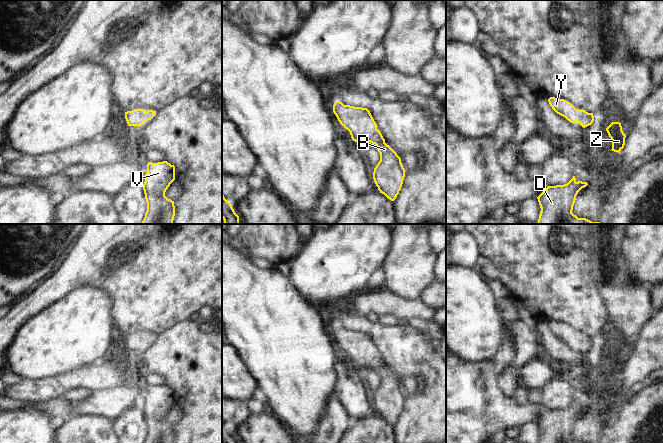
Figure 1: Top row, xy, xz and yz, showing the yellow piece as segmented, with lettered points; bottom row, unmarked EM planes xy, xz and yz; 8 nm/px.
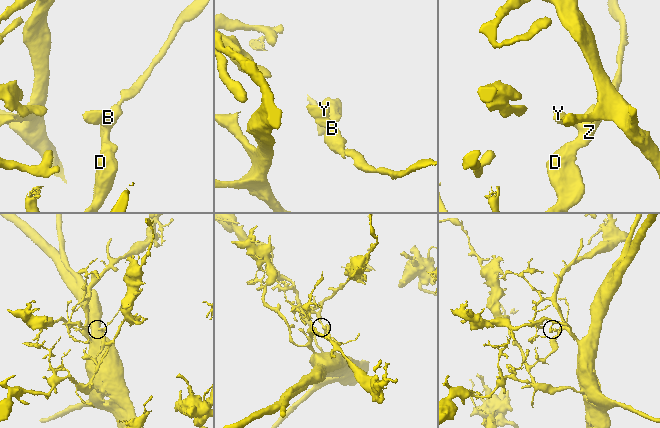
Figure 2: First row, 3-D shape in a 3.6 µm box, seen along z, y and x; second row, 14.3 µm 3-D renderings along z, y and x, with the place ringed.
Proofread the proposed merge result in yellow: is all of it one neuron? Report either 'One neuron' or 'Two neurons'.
One neuron.

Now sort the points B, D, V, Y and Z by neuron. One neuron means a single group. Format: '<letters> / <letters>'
B D V Y Z

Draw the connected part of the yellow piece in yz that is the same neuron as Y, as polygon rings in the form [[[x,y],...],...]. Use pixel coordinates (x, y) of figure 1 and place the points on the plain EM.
[[[550,321],[548,326],[552,333],[559,339],[565,341],[569,346],[578,346],[583,352],[591,349],[594,345],[593,337],[585,334],[577,334],[570,326],[564,323]]]

